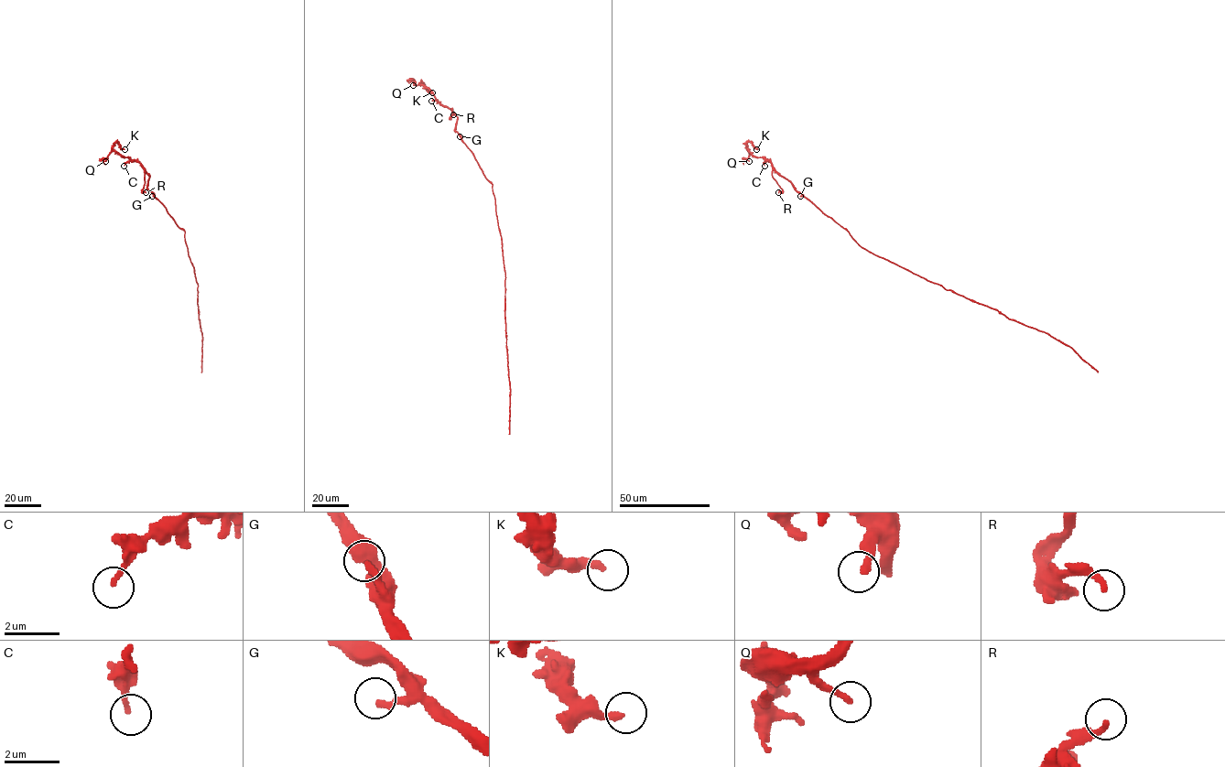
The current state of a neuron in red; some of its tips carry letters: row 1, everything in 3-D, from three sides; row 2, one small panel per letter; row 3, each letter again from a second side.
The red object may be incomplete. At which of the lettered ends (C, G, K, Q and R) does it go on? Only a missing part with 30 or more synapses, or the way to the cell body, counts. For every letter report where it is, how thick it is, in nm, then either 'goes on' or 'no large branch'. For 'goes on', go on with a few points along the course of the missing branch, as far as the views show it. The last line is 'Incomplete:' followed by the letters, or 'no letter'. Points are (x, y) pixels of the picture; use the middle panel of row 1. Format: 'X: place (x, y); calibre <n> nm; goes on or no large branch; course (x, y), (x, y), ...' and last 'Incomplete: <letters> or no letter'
C: place (431, 101); calibre 180 nm; no large branch
G: place (460, 136); calibre 240 nm; no large branch
K: place (432, 92); calibre 280 nm; no large branch
Q: place (413, 85); calibre 240 nm; no large branch
R: place (453, 114); calibre 220 nm; no large branch
Incomplete: no letter

